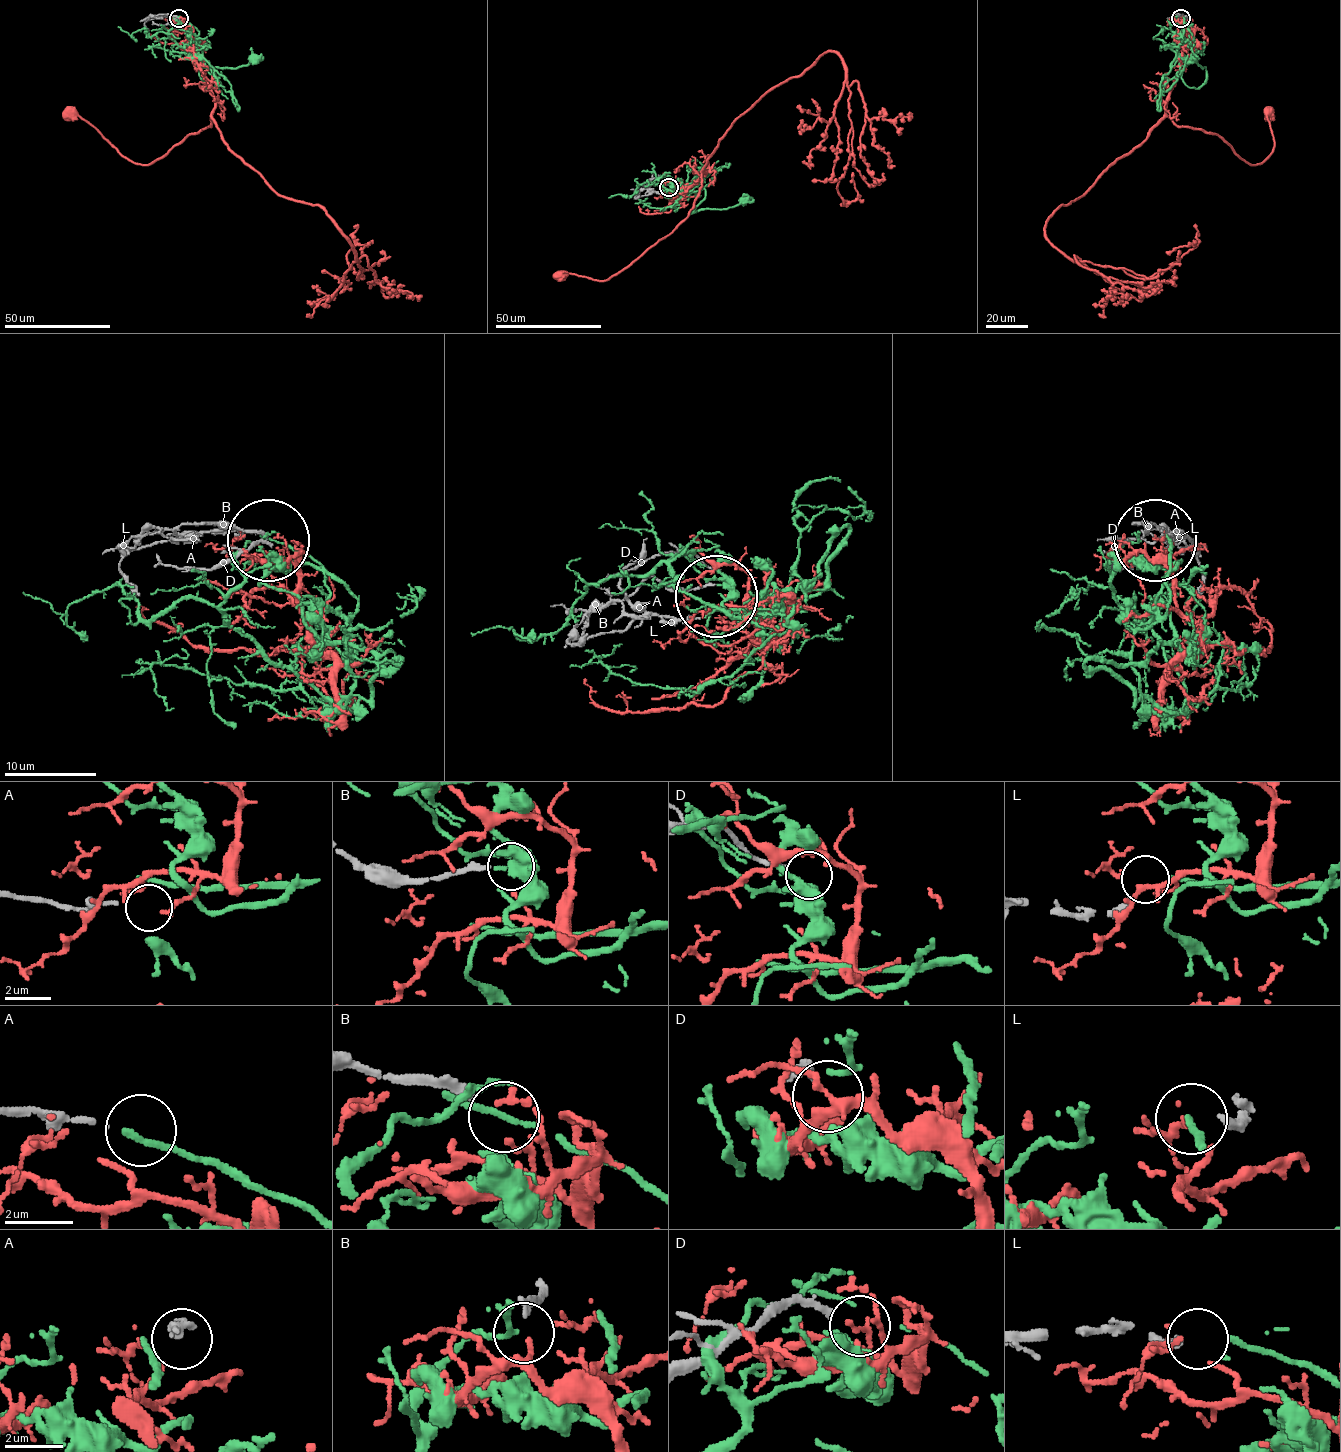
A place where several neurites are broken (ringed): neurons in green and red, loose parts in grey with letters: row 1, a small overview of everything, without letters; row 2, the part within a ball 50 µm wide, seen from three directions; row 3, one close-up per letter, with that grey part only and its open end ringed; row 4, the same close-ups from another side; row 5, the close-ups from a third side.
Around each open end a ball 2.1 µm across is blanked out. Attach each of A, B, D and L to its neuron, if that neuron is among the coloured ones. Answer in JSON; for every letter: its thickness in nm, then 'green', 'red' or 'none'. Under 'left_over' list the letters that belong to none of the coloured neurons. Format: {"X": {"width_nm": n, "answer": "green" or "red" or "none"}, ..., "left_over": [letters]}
{"A": {"width_nm": 120, "answer": "none"}, "B": {"width_nm": 220, "answer": "none"}, "D": {"width_nm": 190, "answer": "none"}, "L": {"width_nm": 320, "answer": "green"}, "left_over": ["A", "B", "D"]}

